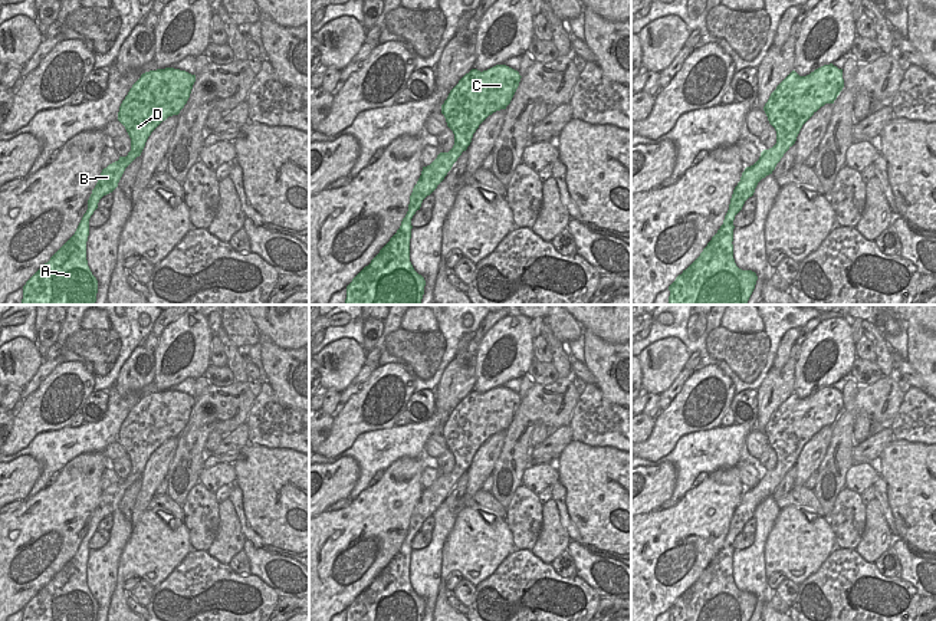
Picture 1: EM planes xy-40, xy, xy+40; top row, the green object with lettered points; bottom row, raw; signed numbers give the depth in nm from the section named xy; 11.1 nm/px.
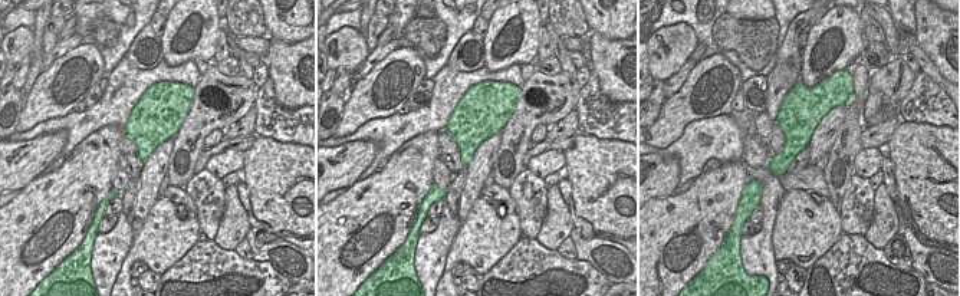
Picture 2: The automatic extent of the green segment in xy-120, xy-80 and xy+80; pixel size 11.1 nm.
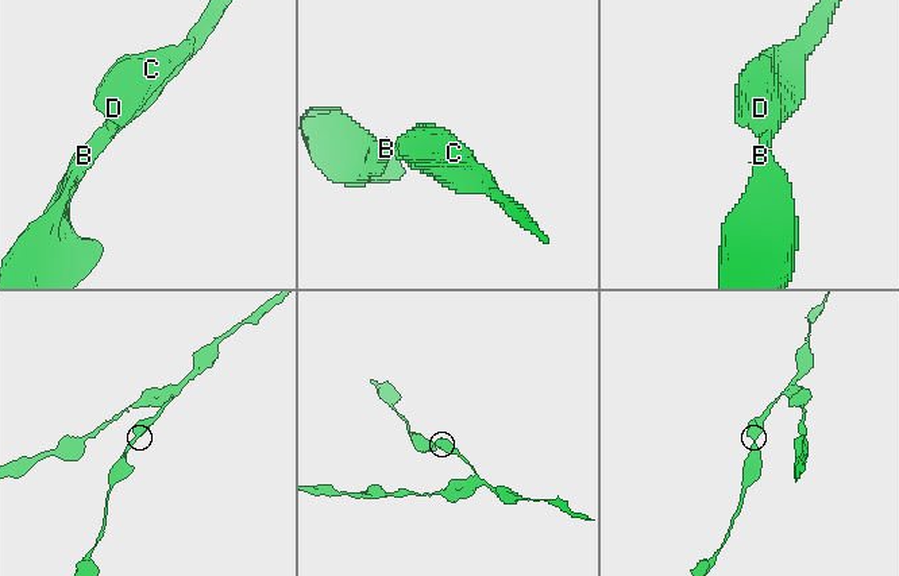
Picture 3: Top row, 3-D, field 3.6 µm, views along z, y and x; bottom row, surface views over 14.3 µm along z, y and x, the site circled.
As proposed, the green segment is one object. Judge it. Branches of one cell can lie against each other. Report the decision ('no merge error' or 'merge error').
no merge error

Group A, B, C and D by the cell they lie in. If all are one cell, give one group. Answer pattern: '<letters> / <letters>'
A B C D

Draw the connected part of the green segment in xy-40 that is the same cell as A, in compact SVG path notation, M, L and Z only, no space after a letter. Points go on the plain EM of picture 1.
M165 390L142 395L132 407L118 434L118 443L125 448L131 460L131 473L127 479L119 479L118 483L102 492L88 522L88 532L75 556L26 604L23 608L23 621L96 621L98 602L92 597L86 582L89 540L98 530L99 522L118 509L125 490L141 477L151 454L168 438L180 436L190 420L194 404L196 397L174 390Z

